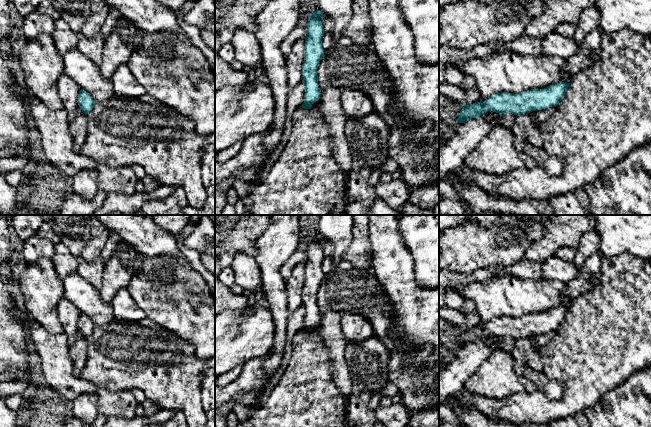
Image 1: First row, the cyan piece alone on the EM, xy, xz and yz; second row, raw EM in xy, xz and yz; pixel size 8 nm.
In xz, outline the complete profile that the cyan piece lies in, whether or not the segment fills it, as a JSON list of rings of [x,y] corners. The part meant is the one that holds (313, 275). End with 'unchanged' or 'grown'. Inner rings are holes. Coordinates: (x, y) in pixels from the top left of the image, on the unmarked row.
[[[317,233],[308,239],[308,246],[305,250],[307,260],[305,262],[304,285],[302,289],[302,306],[305,309],[305,324],[300,330],[304,333],[311,333],[312,328],[318,325],[321,319],[317,293],[324,279],[322,262],[325,255],[320,243],[325,240],[325,238]]]; unchanged

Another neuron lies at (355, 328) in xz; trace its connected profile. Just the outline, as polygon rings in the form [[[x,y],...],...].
[[[342,313],[340,324],[347,342],[363,341],[373,335],[371,323],[359,314]]]

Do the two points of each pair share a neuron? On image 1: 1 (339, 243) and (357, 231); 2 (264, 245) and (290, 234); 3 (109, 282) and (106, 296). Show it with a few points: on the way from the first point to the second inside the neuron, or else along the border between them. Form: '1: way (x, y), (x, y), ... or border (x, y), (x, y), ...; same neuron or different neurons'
1: border (353, 225), (352, 243), (343, 254), (343, 257); different neurons
2: way (270, 245), (275, 245), (284, 236); same neuron
3: way (109, 285), (107, 293); same neuron

